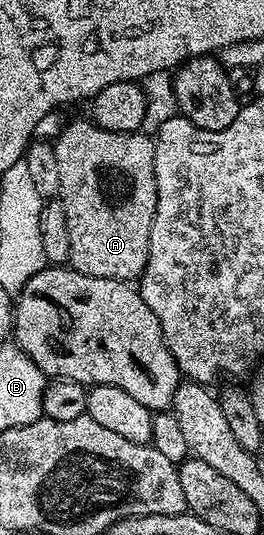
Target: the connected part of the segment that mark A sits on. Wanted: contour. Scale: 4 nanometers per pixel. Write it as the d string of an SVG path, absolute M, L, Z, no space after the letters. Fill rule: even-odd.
M69 121L64 129L55 135L54 138L56 155L58 156L58 180L60 181L58 200L64 205L66 228L70 228L70 256L68 257L68 262L71 269L82 272L86 276L136 280L139 279L146 268L146 260L150 252L150 228L154 224L154 216L156 215L156 177L154 176L154 152L156 151L156 144L147 133L137 132L127 134L126 132L110 132L106 128L96 125L95 121L87 121Z

